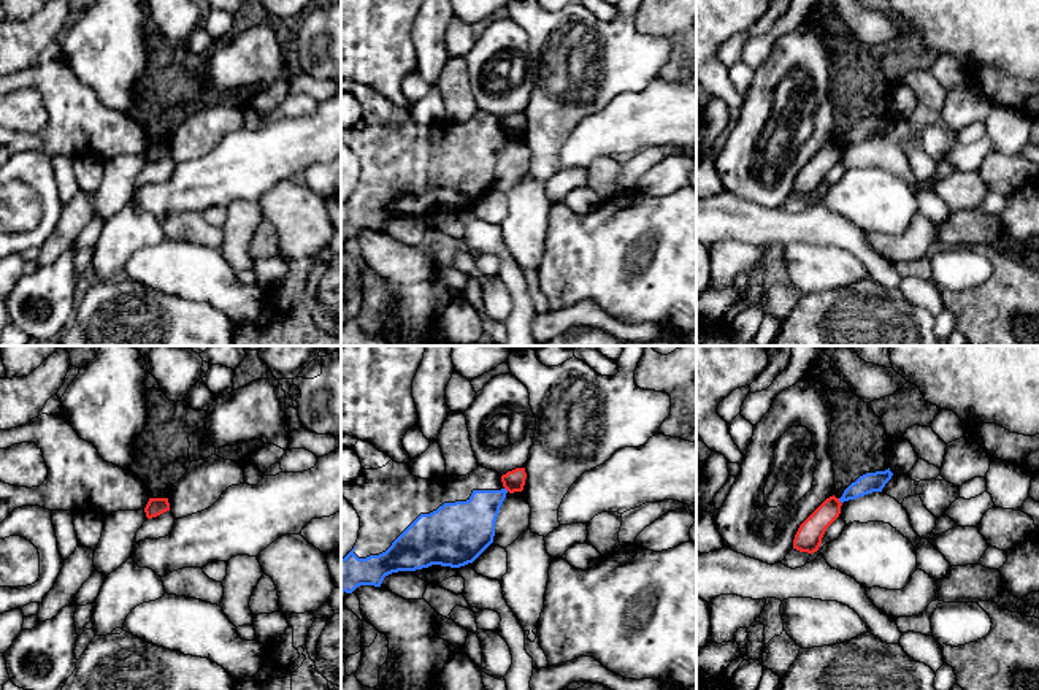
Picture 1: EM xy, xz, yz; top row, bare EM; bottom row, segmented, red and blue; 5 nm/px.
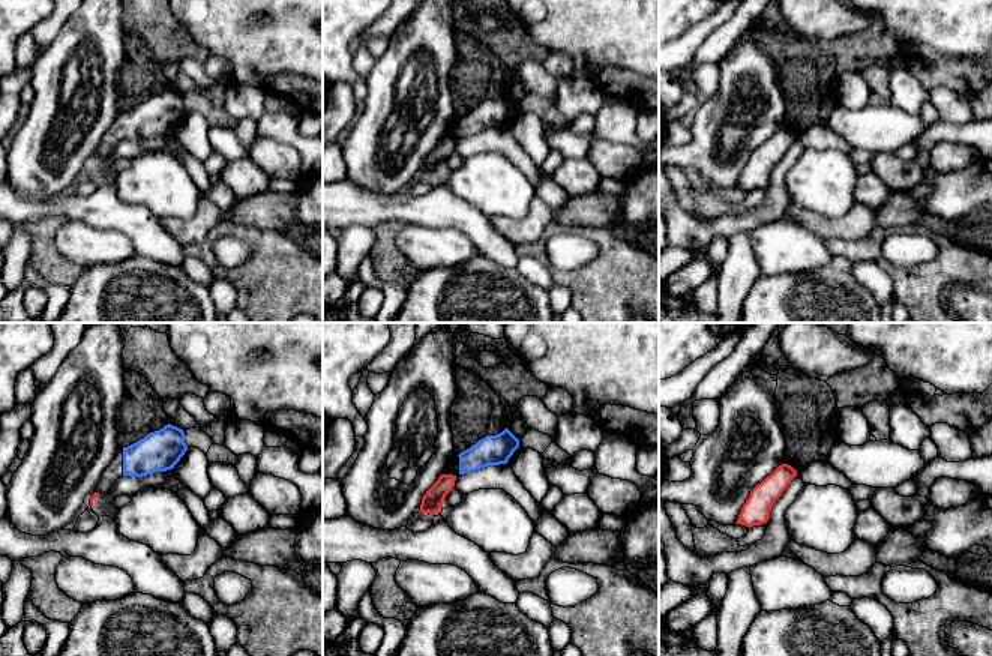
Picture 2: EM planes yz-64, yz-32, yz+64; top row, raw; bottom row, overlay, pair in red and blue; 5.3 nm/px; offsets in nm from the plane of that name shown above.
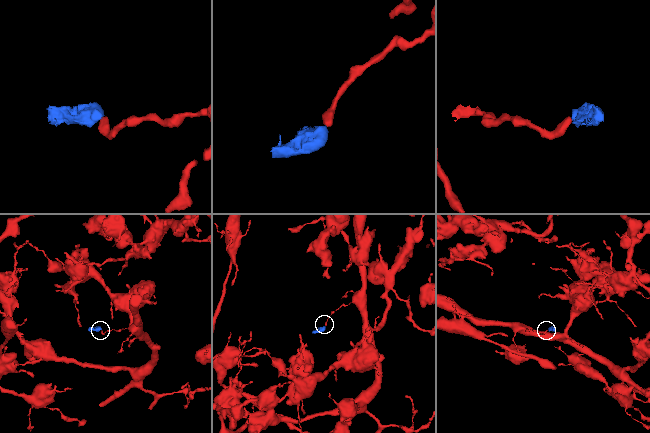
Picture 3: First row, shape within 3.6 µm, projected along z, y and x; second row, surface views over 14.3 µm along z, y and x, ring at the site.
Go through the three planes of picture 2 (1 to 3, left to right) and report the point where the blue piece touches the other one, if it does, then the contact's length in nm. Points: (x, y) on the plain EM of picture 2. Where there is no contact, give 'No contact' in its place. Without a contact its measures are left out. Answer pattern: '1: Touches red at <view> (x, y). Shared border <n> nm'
1: No contact
2: No contact
3: No contact

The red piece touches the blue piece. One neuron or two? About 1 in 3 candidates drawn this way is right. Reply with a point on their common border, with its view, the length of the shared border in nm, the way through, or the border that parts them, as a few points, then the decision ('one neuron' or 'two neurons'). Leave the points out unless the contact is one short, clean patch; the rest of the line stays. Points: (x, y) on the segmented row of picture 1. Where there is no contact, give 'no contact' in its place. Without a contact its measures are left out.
meets red in yz at (839, 502); contact 40 nm long; border along yz (838, 498), (841, 503); two neurons

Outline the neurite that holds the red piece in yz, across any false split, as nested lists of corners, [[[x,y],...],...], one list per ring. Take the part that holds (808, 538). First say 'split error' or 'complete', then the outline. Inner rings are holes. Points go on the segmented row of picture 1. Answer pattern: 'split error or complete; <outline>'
complete; [[[834,495],[826,498],[798,528],[793,549],[814,554],[826,528],[839,517],[842,503]]]

